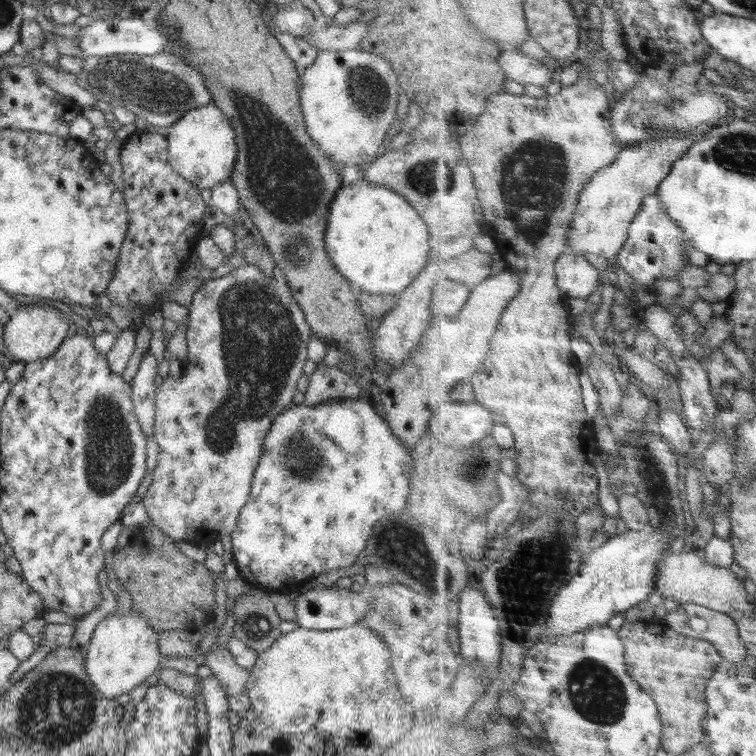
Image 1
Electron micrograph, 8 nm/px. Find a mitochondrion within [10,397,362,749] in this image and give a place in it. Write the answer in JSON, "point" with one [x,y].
{"point":[58,710]}

